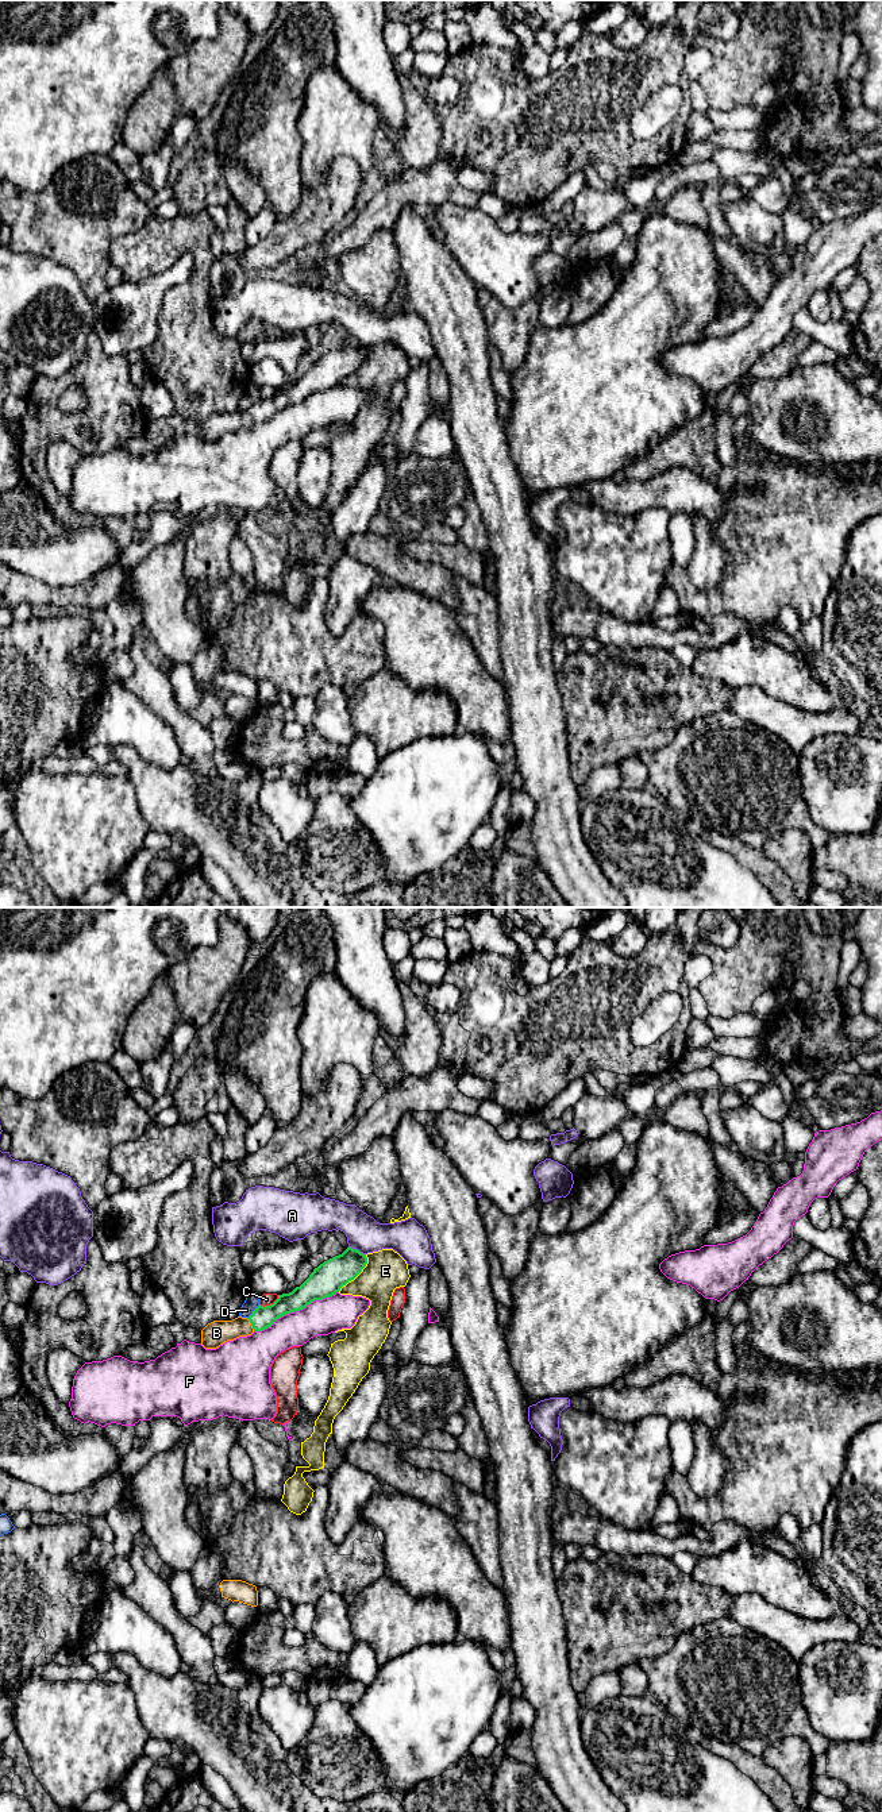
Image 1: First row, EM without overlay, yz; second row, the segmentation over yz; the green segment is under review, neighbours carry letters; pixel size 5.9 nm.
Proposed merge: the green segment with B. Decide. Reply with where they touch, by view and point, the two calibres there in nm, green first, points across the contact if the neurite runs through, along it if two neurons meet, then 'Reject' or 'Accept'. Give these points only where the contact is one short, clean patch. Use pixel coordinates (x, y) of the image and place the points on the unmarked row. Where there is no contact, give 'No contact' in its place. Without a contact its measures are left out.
Touches green at yz (251, 417). Thickness 130 nm (green) against 150 nm. Path across: yz (262, 409), (251, 417), (216, 425). Accept

